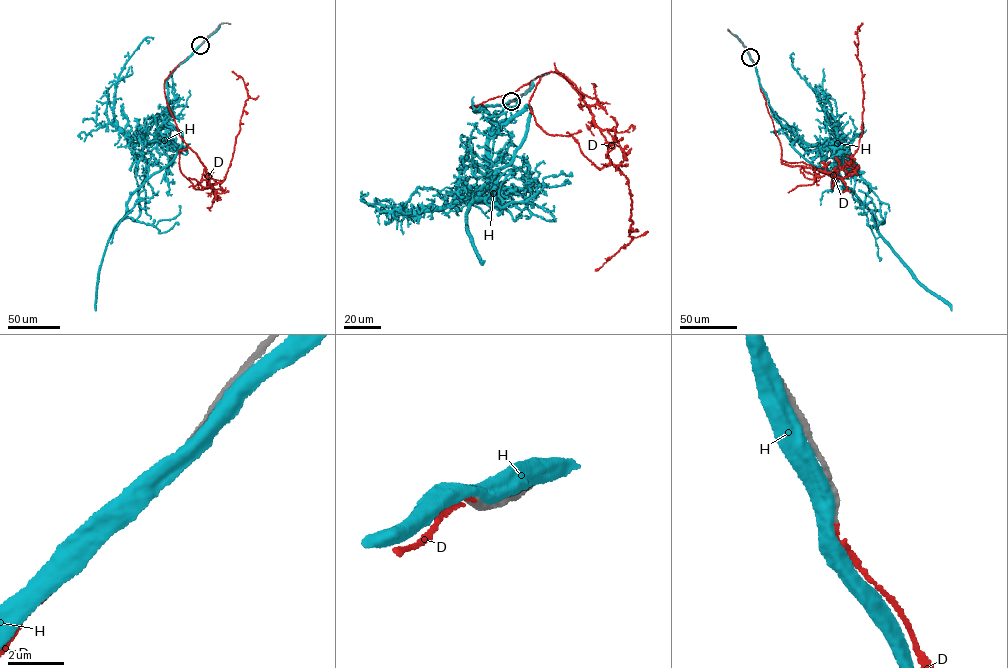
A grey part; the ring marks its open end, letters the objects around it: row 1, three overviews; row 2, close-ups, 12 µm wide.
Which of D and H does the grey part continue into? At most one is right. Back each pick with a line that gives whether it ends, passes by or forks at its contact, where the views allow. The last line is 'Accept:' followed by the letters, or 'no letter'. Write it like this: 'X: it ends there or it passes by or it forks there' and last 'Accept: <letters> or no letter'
D: it ends there
Accept: D

